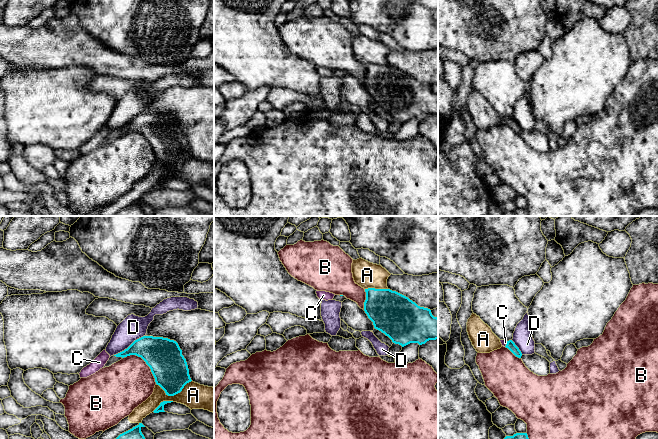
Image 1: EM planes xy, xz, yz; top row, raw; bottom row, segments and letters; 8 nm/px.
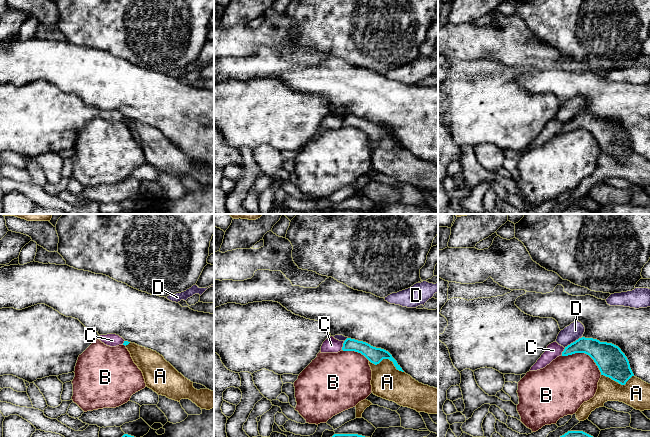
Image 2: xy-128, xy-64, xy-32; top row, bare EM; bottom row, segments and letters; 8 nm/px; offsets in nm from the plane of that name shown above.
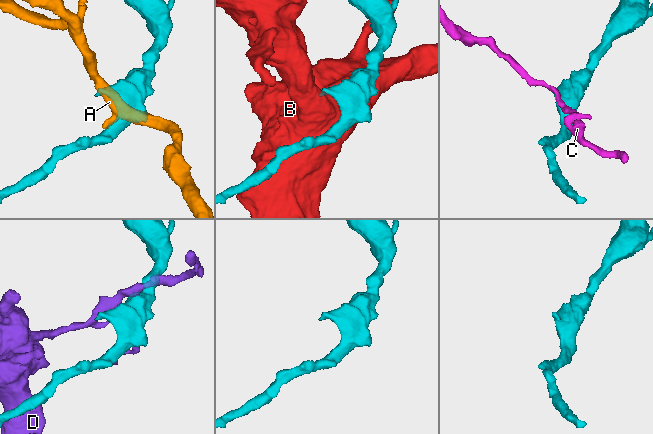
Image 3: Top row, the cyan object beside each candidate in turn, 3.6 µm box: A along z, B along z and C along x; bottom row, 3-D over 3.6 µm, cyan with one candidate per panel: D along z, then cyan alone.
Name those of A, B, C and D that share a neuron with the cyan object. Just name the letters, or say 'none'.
none

